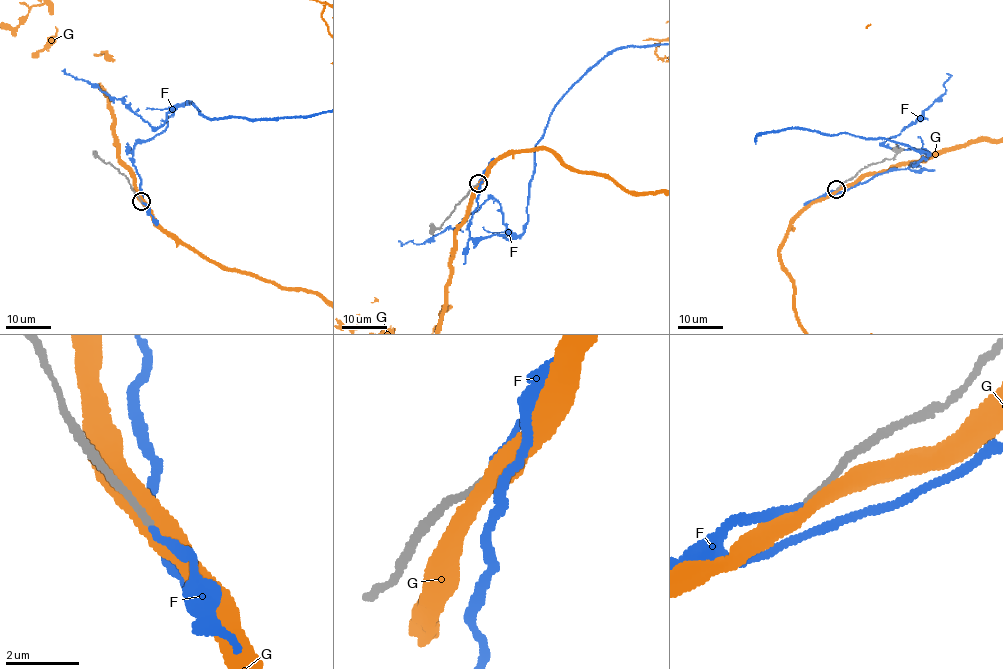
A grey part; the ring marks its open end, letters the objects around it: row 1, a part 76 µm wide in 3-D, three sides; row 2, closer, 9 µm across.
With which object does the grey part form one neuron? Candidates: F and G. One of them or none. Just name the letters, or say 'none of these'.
F

